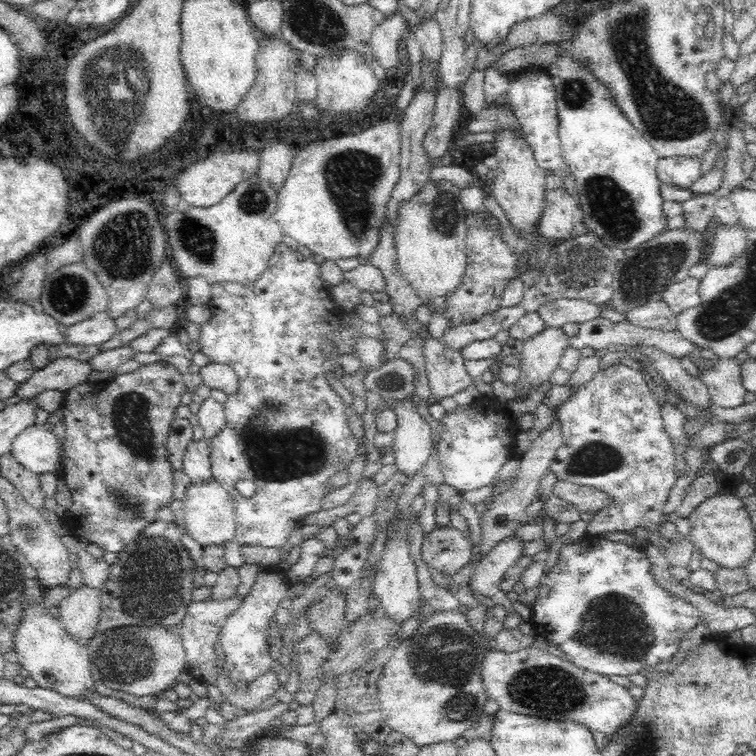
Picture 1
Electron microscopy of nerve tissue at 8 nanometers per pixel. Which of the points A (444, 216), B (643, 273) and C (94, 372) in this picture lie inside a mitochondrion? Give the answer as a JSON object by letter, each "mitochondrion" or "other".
{"A":"mitochondrion","B":"mitochondrion","C":"other"}

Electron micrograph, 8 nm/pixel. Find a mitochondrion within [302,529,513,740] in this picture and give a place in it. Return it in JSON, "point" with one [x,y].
{"point":[442,655]}

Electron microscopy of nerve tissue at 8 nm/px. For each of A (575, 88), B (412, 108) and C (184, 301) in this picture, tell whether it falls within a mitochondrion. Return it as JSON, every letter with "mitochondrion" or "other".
{"A":"mitochondrion","B":"other","C":"other"}

